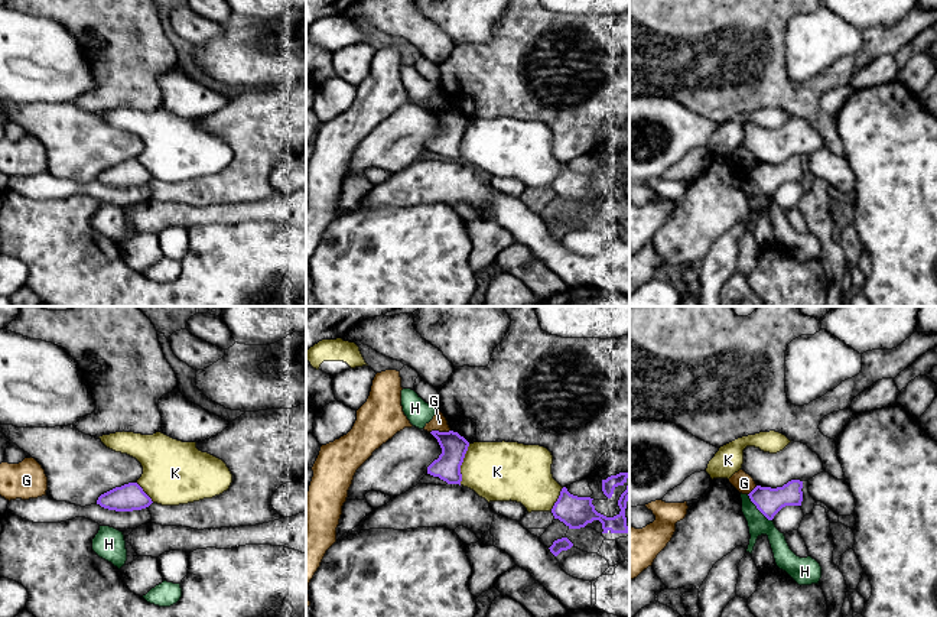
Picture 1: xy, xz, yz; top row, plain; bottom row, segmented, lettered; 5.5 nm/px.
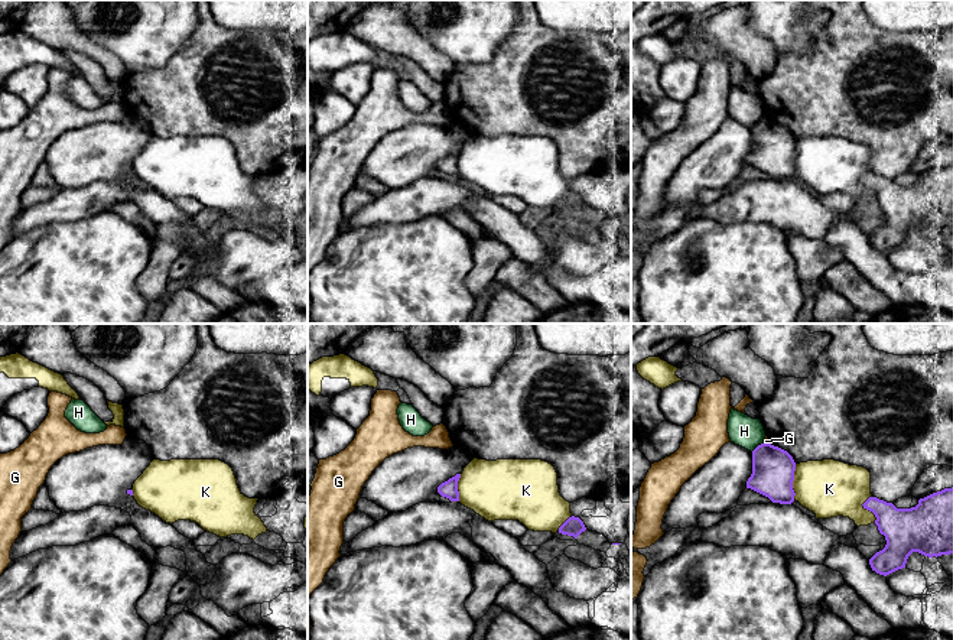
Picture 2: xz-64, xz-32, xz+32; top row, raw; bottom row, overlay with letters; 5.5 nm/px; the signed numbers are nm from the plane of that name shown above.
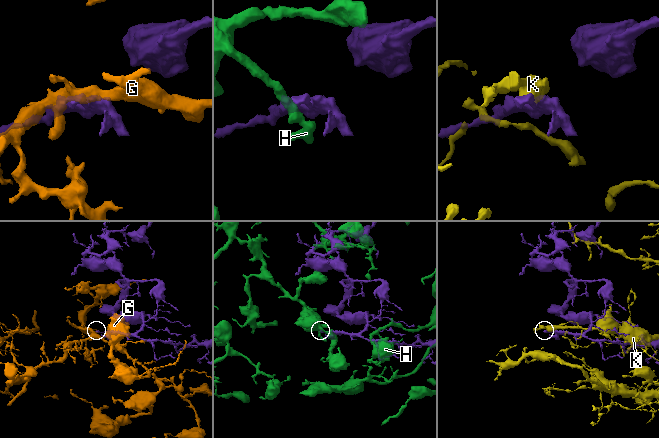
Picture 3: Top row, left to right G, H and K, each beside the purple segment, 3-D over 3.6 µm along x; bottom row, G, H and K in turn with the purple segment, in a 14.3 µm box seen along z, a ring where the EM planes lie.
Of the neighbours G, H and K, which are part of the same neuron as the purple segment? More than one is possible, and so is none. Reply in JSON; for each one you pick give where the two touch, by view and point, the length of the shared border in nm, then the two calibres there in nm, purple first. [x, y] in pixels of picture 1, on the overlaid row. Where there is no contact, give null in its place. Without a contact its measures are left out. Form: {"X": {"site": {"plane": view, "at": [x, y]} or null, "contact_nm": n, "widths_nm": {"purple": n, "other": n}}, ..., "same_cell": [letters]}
{"same_cell": []}

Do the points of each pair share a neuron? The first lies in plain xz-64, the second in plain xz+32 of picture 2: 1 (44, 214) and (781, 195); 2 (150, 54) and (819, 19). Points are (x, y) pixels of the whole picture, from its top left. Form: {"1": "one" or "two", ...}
{"1": "one", "2": "one"}

